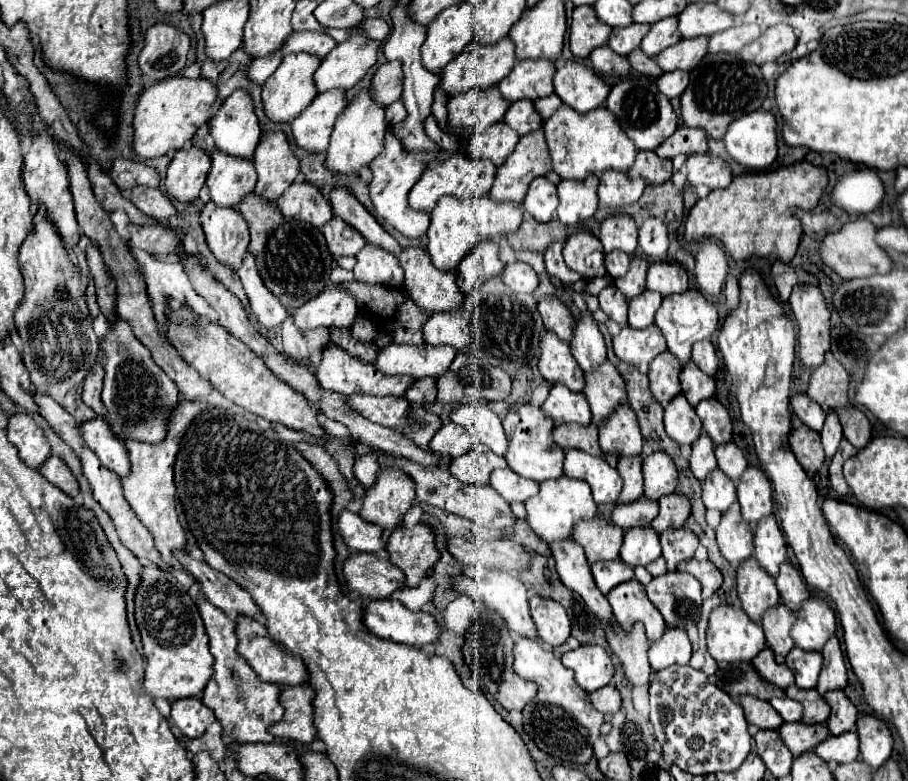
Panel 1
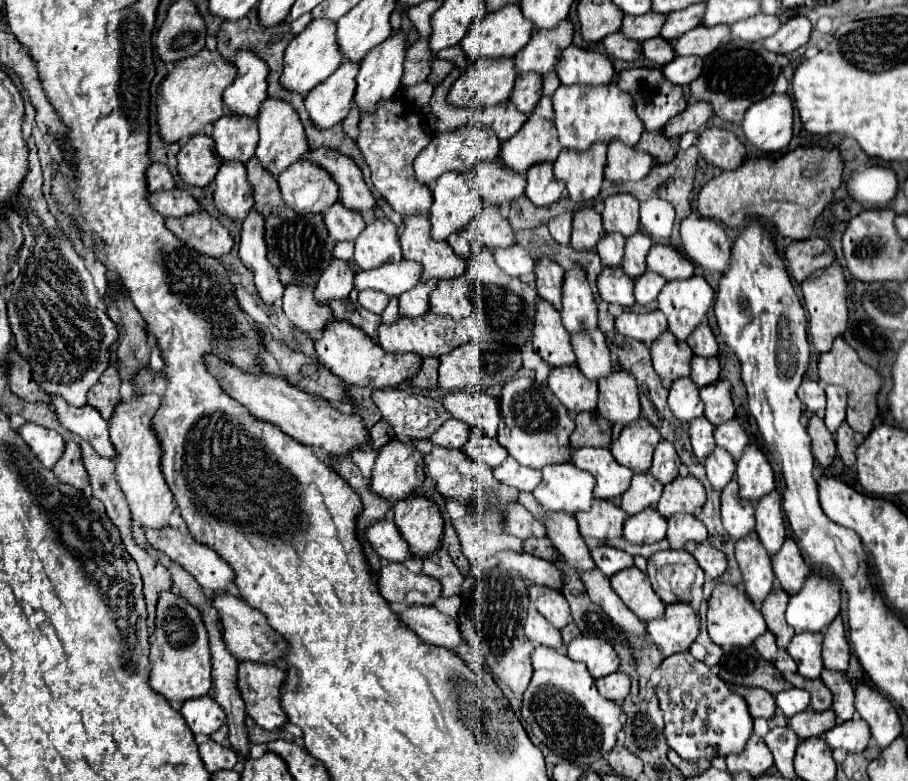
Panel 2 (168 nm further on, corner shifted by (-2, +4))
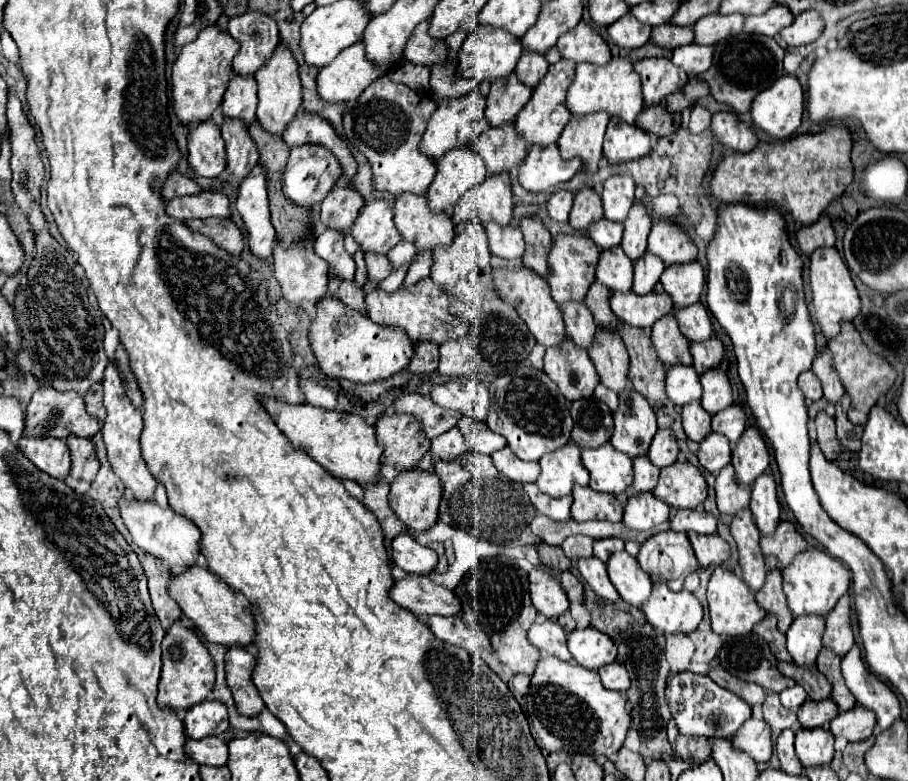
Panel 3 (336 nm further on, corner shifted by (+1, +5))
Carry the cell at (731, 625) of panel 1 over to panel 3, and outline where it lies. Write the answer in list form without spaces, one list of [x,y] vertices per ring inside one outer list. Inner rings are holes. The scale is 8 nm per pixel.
[[[717,568],[709,580],[707,586],[707,602],[709,602],[709,614],[711,614],[711,628],[719,636],[741,636],[749,634],[755,624],[763,622],[767,616],[765,610],[755,602],[753,592],[749,586],[731,570]]]

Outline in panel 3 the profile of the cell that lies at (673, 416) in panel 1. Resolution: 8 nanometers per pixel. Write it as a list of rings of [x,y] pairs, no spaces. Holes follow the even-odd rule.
[[[673,366],[667,370],[667,396],[677,406],[701,400],[701,382],[691,366]]]

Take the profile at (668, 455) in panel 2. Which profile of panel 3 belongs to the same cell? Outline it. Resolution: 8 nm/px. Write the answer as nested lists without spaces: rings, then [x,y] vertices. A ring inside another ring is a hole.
[[[657,430],[651,448],[649,448],[649,460],[657,466],[657,468],[667,468],[671,464],[675,464],[679,454],[675,436],[671,430]]]

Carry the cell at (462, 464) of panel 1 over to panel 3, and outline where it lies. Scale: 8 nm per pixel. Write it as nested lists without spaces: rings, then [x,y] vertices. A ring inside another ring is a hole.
[[[461,416],[461,420],[457,422],[457,428],[461,430],[461,434],[465,436],[467,444],[475,450],[475,452],[481,452],[481,454],[493,454],[497,450],[501,450],[505,446],[505,438],[491,432],[487,428],[487,424],[483,422],[477,422],[469,416]]]

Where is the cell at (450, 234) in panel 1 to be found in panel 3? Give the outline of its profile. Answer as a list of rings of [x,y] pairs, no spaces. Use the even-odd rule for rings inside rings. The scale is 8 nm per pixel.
[[[473,144],[449,150],[445,158],[437,160],[437,174],[427,190],[429,208],[433,212],[451,212],[459,198],[483,182],[487,176],[485,164],[475,154]]]

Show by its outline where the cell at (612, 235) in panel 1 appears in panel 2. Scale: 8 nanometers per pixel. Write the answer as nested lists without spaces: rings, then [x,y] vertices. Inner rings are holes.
[[[628,193],[610,195],[604,207],[604,229],[606,233],[620,231],[624,237],[630,237],[640,227],[638,221],[638,199]]]

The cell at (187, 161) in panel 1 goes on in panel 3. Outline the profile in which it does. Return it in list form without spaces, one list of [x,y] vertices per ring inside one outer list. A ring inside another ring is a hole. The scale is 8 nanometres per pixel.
[[[211,120],[197,124],[187,138],[187,160],[195,176],[215,178],[225,170],[225,144]]]

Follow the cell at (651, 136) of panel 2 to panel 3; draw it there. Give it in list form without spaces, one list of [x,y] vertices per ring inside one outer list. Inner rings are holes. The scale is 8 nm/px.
[[[655,106],[655,108],[645,108],[639,114],[635,126],[641,128],[641,130],[645,130],[647,134],[651,134],[655,138],[663,138],[663,136],[673,134],[677,122],[679,122],[679,116],[677,114],[675,116],[669,114],[665,110],[665,106]]]

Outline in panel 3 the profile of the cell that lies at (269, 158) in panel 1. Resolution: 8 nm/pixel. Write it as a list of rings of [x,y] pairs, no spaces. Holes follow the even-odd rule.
[[[277,46],[271,60],[255,74],[257,88],[259,88],[259,106],[257,106],[257,120],[263,130],[267,130],[271,136],[281,138],[299,112],[299,106],[303,102],[301,98],[301,82],[297,74],[297,62],[291,56],[291,52],[285,46]]]

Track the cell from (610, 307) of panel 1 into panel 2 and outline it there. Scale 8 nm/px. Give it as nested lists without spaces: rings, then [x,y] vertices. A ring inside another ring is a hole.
[[[620,265],[604,267],[598,275],[598,293],[608,303],[632,307],[634,301],[634,279],[624,273]]]

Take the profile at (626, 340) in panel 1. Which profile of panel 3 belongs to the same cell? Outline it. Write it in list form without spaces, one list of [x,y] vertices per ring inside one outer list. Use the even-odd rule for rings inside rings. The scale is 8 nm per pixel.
[[[615,292],[611,296],[611,310],[621,322],[641,328],[649,334],[651,326],[673,310],[673,302],[665,292],[645,296],[637,296],[635,292]]]

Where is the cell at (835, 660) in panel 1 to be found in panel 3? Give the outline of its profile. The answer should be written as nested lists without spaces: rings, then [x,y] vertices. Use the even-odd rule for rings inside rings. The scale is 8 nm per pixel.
[[[845,594],[837,606],[827,614],[827,626],[823,634],[823,646],[833,650],[837,656],[845,656],[851,646],[855,644],[853,640],[853,630],[851,630],[851,600],[849,594]]]

